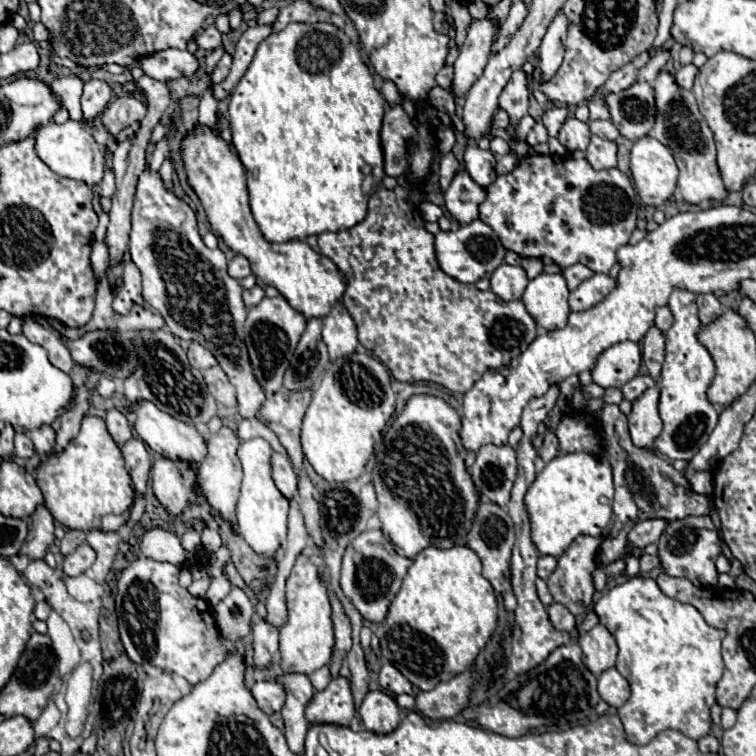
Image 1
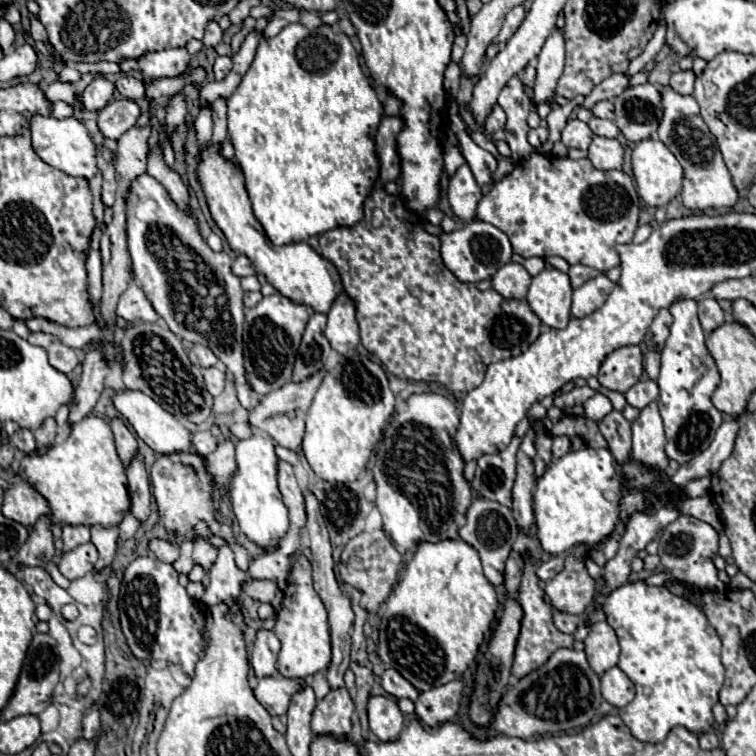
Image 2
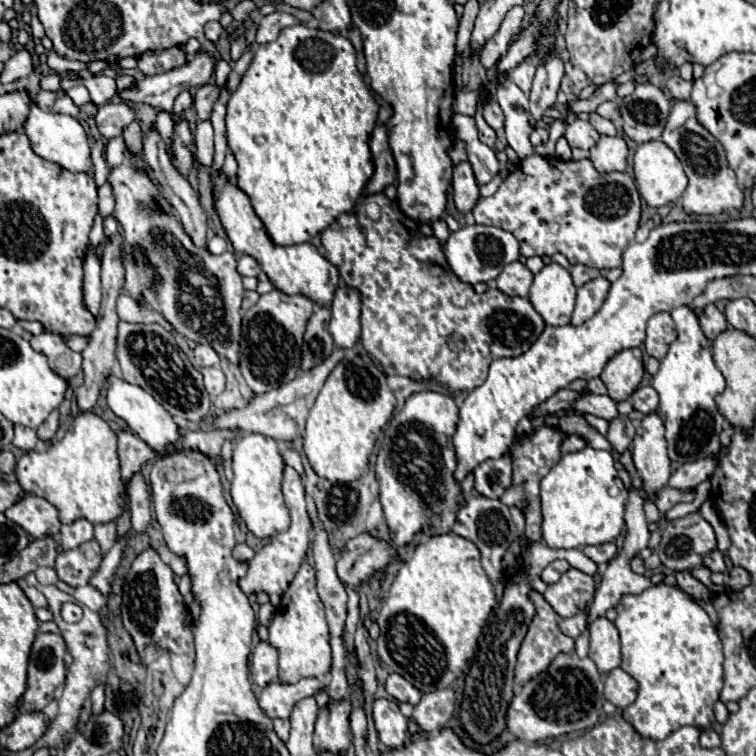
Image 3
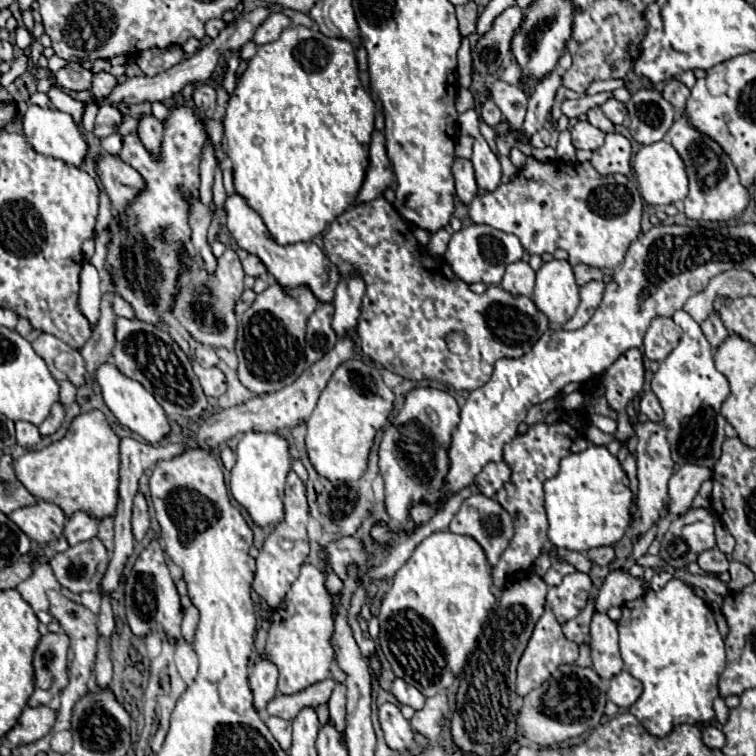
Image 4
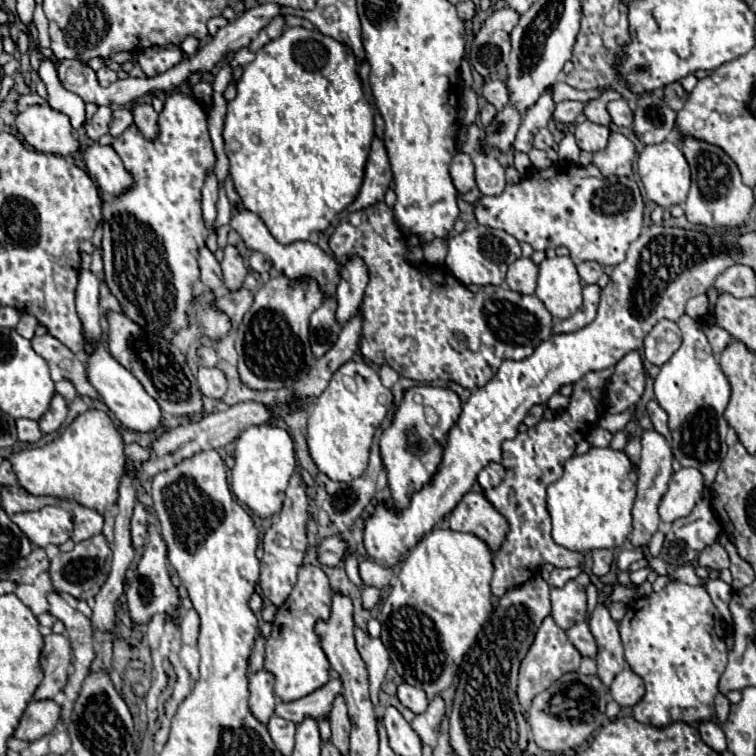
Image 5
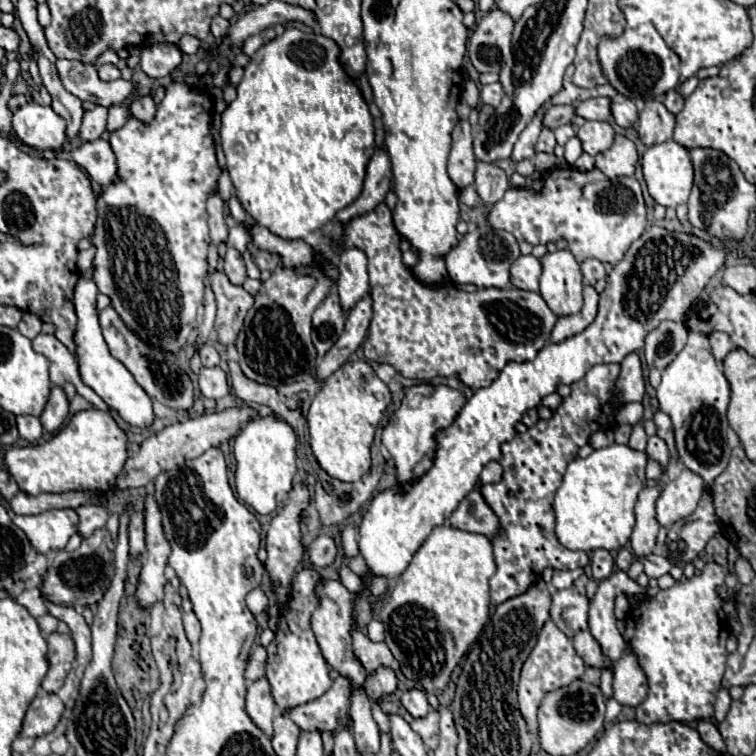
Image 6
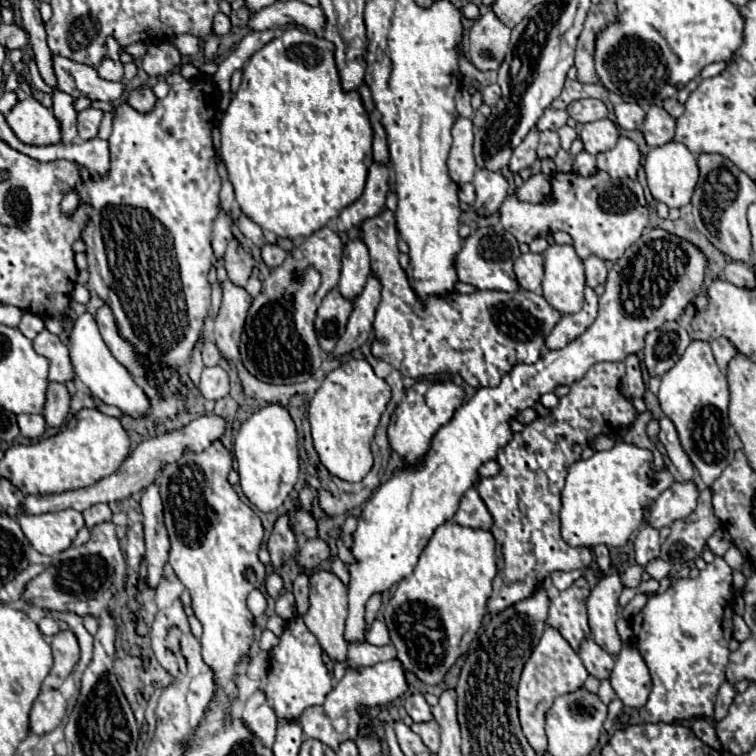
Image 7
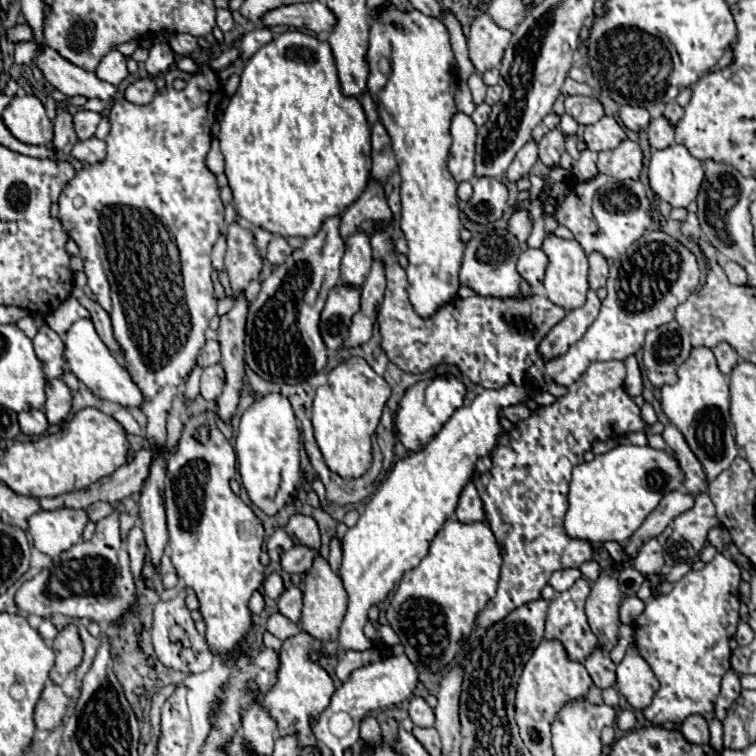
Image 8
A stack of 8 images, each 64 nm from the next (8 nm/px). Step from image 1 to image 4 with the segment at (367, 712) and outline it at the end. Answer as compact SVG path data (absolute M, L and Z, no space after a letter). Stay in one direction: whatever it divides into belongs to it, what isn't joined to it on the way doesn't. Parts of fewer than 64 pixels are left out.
M386 702L378 708L378 718L384 730L386 744L396 752L408 750L410 742L414 742L414 732L410 728L410 722L402 716L402 712L394 704Z

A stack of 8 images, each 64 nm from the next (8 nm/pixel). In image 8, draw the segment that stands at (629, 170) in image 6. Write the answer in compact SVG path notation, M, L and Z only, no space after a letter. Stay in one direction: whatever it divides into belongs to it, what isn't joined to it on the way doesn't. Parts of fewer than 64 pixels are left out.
M624 140L618 148L600 152L598 172L608 174L614 180L638 180L642 170L642 158L642 148L632 140Z

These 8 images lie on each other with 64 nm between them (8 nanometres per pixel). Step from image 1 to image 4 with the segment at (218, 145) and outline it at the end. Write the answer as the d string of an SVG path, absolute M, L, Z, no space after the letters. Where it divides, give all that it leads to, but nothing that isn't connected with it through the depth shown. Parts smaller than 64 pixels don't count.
M234 194L228 196L226 200L226 228L232 234L232 238L238 242L240 248L244 248L250 254L260 256L260 260L266 264L268 272L274 274L274 278L284 286L284 288L296 288L300 284L306 284L320 302L332 302L334 298L334 288L340 280L338 268L328 260L326 254L314 244L314 242L296 242L288 246L280 246L274 242L270 236L268 228L264 226L260 214L256 214L242 196Z

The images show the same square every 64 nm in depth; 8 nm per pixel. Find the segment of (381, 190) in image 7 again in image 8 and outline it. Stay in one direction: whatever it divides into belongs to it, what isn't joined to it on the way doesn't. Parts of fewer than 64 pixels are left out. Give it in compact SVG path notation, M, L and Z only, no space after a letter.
M370 182L368 188L364 190L364 194L352 206L346 208L346 212L342 216L342 224L340 224L340 236L348 238L366 220L384 220L382 214L386 214L388 220L392 218L392 212L386 204L384 188L380 184Z

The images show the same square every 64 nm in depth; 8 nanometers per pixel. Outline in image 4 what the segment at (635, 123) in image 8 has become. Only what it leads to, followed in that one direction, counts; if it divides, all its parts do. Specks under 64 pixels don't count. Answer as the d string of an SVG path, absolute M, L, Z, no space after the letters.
M608 98L608 102L604 102L600 108L604 110L604 114L606 114L616 126L626 124L626 120L628 120L628 110L626 110L626 106L624 106L622 102L618 102L618 100L614 100L614 98Z

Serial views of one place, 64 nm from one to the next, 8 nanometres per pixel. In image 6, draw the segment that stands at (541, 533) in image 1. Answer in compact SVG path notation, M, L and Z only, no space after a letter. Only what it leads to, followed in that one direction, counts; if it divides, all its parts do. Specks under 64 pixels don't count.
M612 444L602 450L594 450L588 458L576 458L568 464L562 486L556 490L554 512L556 512L556 536L570 550L620 550L636 526L634 506L638 494L646 488L646 452L638 452L626 444Z

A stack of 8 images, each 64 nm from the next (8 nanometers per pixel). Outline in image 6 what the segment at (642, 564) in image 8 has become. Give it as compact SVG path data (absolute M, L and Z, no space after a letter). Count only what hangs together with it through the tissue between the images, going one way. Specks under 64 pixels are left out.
M650 484L644 494L640 494L638 504L636 504L636 530L632 532L630 544L638 560L646 558L648 554L654 552L656 548L656 536L660 524L656 522L656 512L654 512L654 502L660 494L660 486Z

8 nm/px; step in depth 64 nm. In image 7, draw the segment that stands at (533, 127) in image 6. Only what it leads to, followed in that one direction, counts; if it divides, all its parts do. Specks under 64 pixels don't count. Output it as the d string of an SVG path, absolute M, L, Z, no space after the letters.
M532 128L528 138L524 138L524 142L514 150L512 160L510 160L510 172L518 174L524 168L530 168L536 162L536 148L538 148L538 130Z

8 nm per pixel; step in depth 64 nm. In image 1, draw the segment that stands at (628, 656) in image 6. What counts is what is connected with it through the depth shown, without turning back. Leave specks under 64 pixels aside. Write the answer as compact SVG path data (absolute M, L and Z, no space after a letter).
M610 668L600 674L598 692L604 702L608 702L614 708L620 708L630 698L630 684L616 668Z

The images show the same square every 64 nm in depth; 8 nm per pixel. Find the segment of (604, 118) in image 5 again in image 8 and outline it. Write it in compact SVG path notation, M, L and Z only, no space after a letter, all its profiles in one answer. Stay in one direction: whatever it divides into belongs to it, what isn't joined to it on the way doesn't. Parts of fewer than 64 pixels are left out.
M578 94L566 96L564 106L566 106L566 114L570 114L578 124L584 124L584 126L596 124L604 116L604 108L598 98L578 96Z

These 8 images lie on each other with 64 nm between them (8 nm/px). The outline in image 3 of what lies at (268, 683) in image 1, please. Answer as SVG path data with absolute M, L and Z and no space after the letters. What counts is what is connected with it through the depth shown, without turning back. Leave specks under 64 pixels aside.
M308 678L304 682L298 682L296 686L280 686L280 682L274 682L260 692L258 702L268 718L290 718L296 702L308 696L316 696L324 690L328 690L328 684L318 678Z

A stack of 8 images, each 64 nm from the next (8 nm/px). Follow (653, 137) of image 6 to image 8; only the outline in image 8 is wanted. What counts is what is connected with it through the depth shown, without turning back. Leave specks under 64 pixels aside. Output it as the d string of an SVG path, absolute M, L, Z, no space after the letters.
M664 116L652 120L646 132L648 132L650 146L656 150L662 150L662 148L668 148L674 144L674 126Z

